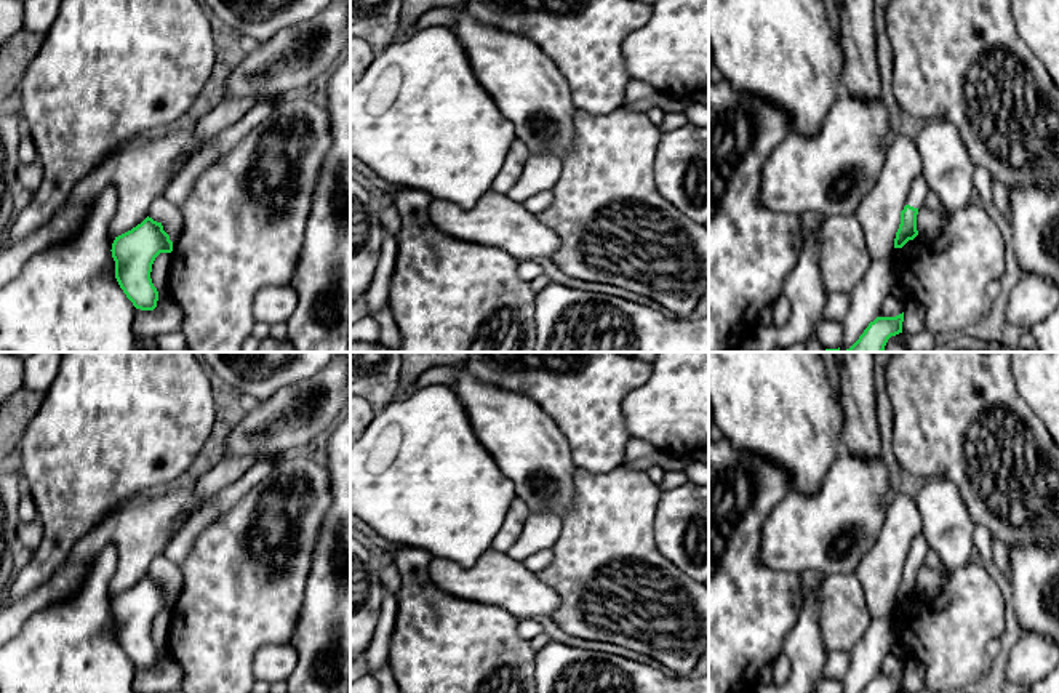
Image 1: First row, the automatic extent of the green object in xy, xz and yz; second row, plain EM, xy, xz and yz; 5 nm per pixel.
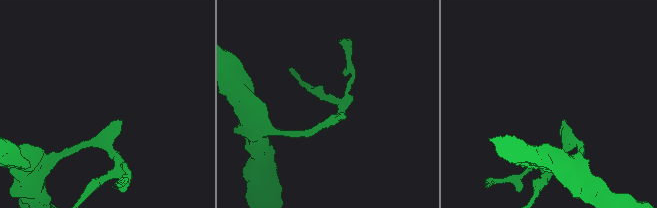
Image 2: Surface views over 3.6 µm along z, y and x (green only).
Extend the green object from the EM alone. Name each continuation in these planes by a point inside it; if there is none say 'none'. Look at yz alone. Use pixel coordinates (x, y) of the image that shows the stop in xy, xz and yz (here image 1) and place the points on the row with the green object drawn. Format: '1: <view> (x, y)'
1: yz (919, 191)

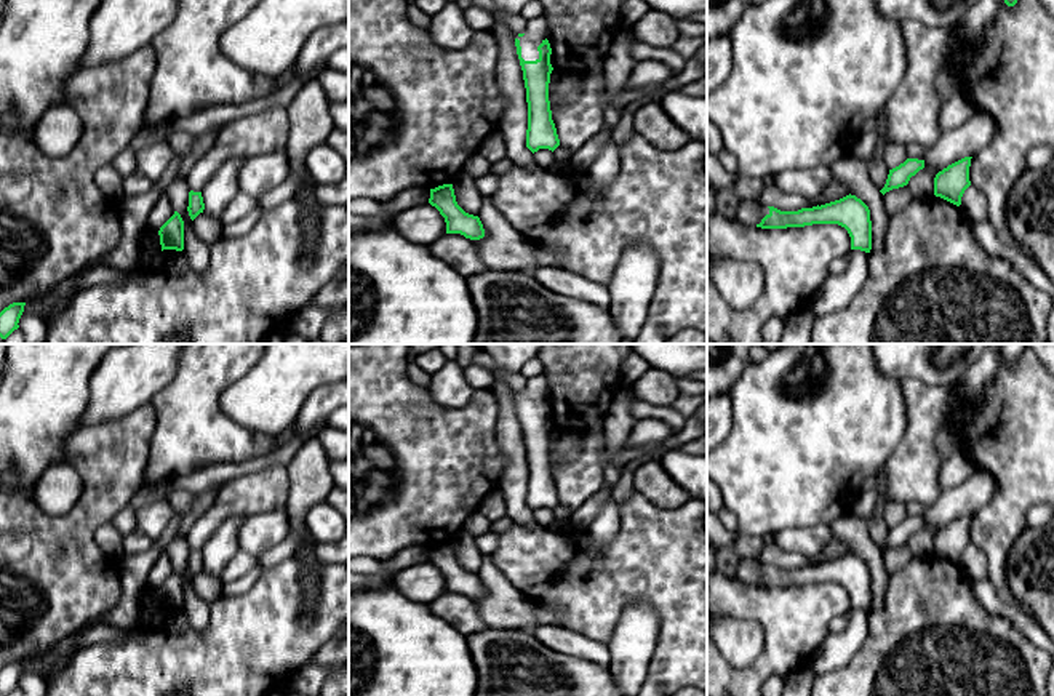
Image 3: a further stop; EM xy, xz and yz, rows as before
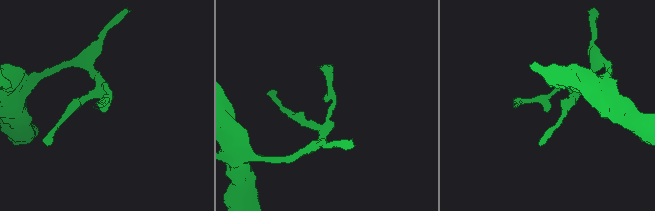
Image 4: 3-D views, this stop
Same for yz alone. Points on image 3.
1: yz (752, 213)

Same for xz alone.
1: xz (536, 32)

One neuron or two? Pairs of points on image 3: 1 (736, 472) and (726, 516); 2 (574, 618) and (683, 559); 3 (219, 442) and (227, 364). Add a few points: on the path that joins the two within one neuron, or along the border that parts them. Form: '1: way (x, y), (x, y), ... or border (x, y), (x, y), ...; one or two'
1: border (725, 506), (734, 516), (738, 530); two
2: way (597, 589), (618, 568), (654, 559); one
3: way (210, 423), (210, 383); one

